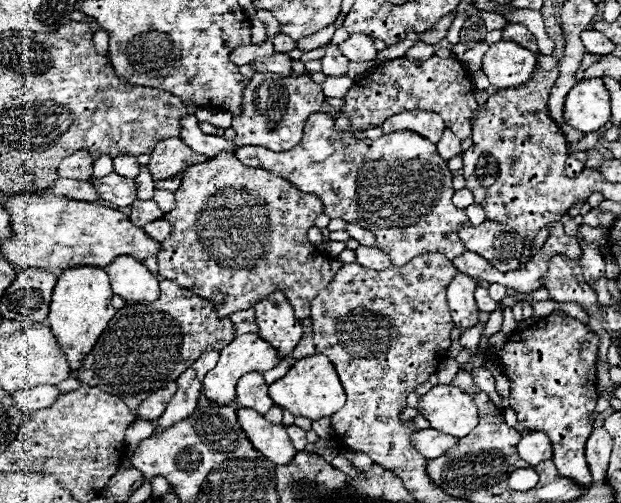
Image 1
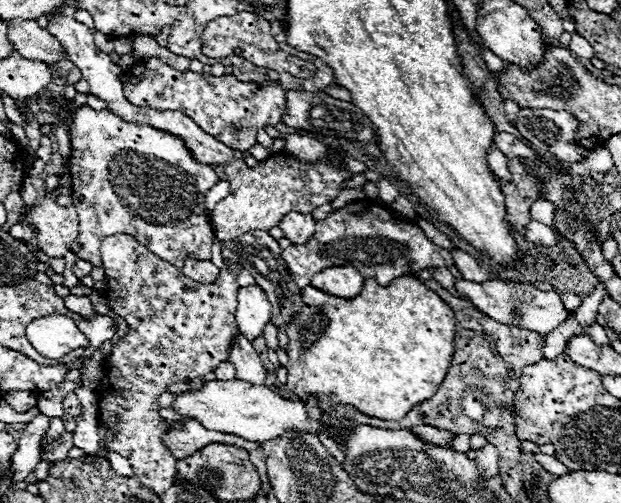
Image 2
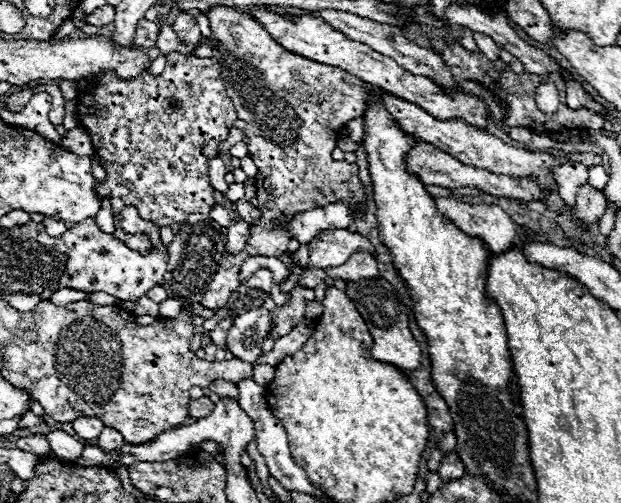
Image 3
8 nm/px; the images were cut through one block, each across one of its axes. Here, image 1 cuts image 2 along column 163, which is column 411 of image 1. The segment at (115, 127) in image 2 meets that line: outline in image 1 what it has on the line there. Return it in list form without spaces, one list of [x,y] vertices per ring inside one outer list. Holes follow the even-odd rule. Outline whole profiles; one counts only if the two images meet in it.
[[[314,112],[306,120],[302,140],[292,150],[272,152],[262,146],[242,146],[236,150],[236,156],[250,168],[266,168],[278,176],[286,176],[286,180],[296,184],[298,190],[318,196],[324,204],[326,216],[342,218],[370,230],[376,236],[378,248],[390,256],[394,266],[402,266],[422,252],[442,252],[450,260],[466,252],[462,240],[458,238],[458,228],[468,226],[468,220],[466,214],[452,204],[452,172],[446,160],[438,156],[436,144],[416,132],[400,130],[384,134],[376,140],[354,138],[352,144],[344,144],[340,132],[334,130],[334,118],[326,112]]]

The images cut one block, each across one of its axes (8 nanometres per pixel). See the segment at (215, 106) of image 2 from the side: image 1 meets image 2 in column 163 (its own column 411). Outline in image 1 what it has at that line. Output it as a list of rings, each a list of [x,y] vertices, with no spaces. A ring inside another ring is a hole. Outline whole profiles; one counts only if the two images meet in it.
[[[396,58],[376,66],[370,74],[356,80],[354,86],[344,96],[344,106],[340,112],[348,114],[352,120],[352,128],[360,130],[362,126],[378,126],[386,116],[394,116],[394,112],[406,112],[410,108],[430,108],[438,112],[444,124],[460,136],[460,140],[472,136],[472,112],[478,108],[474,100],[474,84],[464,68],[454,58],[428,58],[428,60],[406,60]]]

